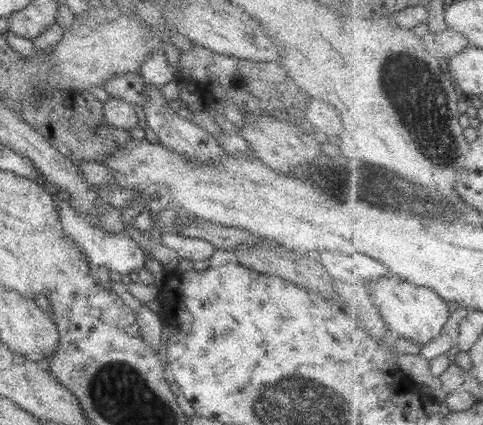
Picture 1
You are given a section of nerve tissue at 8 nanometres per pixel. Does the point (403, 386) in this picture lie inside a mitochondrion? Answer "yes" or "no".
no

